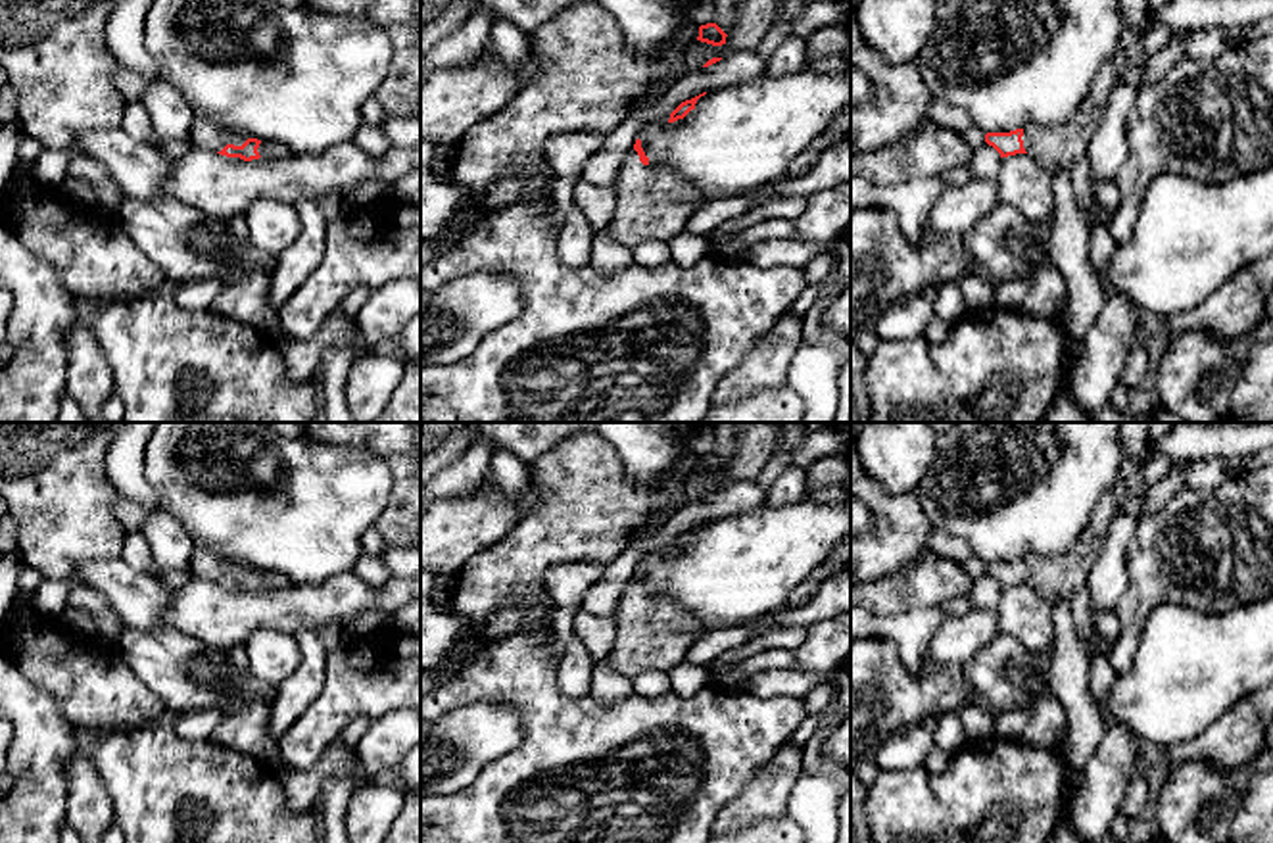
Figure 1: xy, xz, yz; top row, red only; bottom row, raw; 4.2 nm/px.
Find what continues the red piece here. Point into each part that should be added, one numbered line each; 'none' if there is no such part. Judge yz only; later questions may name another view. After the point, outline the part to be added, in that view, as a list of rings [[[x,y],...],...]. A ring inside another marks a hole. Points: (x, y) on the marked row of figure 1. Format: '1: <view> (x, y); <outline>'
1: yz (1055, 146); [[[1117,48],[1071,119],[1060,125],[1031,123],[1023,129],[1025,152],[1050,173],[1058,169],[1071,171],[1075,161],[1087,154],[1094,132],[1104,121],[1108,96],[1119,83],[1119,73],[1129,65],[1127,54]]]

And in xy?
1: xy (204, 135); [[[196,117],[190,129],[192,144],[207,152],[221,152],[227,144],[242,146],[248,138],[246,132],[221,129],[202,117]]]

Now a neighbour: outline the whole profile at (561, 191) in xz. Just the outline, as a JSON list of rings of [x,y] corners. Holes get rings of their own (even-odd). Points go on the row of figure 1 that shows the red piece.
[[[580,177],[572,179],[557,179],[551,188],[549,188],[549,198],[555,205],[555,219],[557,219],[557,229],[561,230],[566,213],[570,211],[572,204],[572,190],[574,184],[580,181]]]

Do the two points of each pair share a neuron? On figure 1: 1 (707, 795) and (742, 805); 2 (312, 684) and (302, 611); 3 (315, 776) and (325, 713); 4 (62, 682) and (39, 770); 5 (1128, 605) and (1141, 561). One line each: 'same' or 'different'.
1: different
2: different
3: different
4: different
5: same

